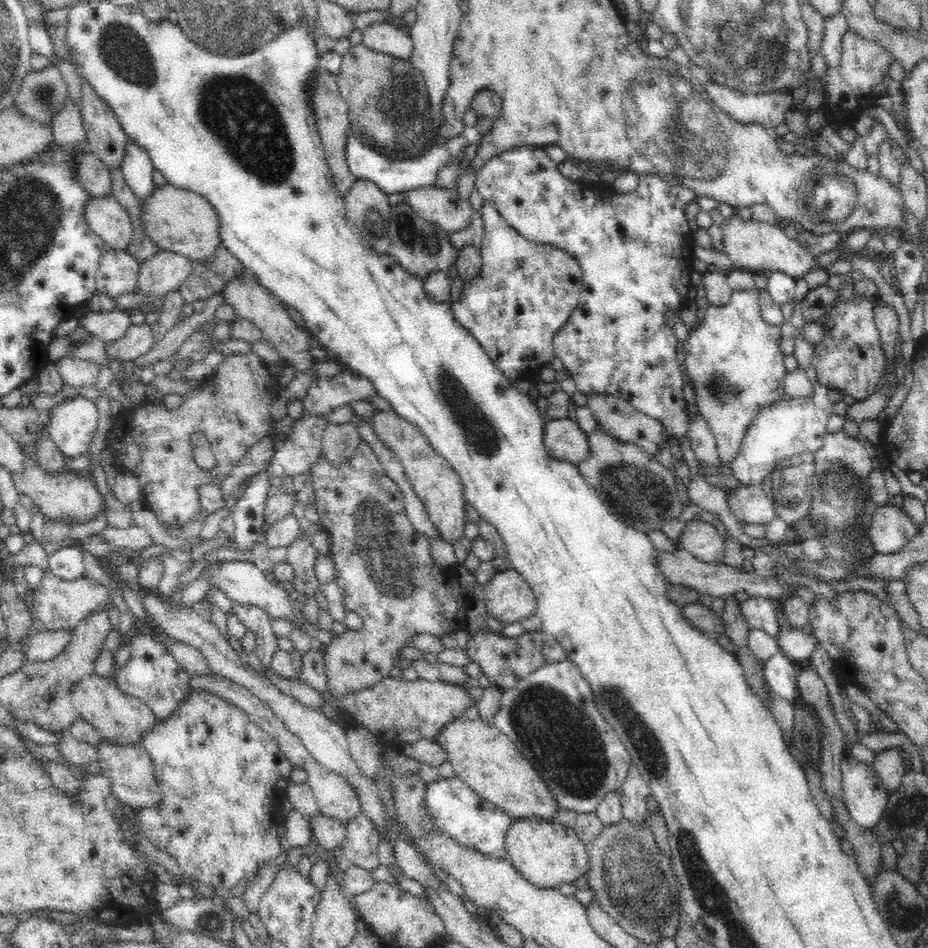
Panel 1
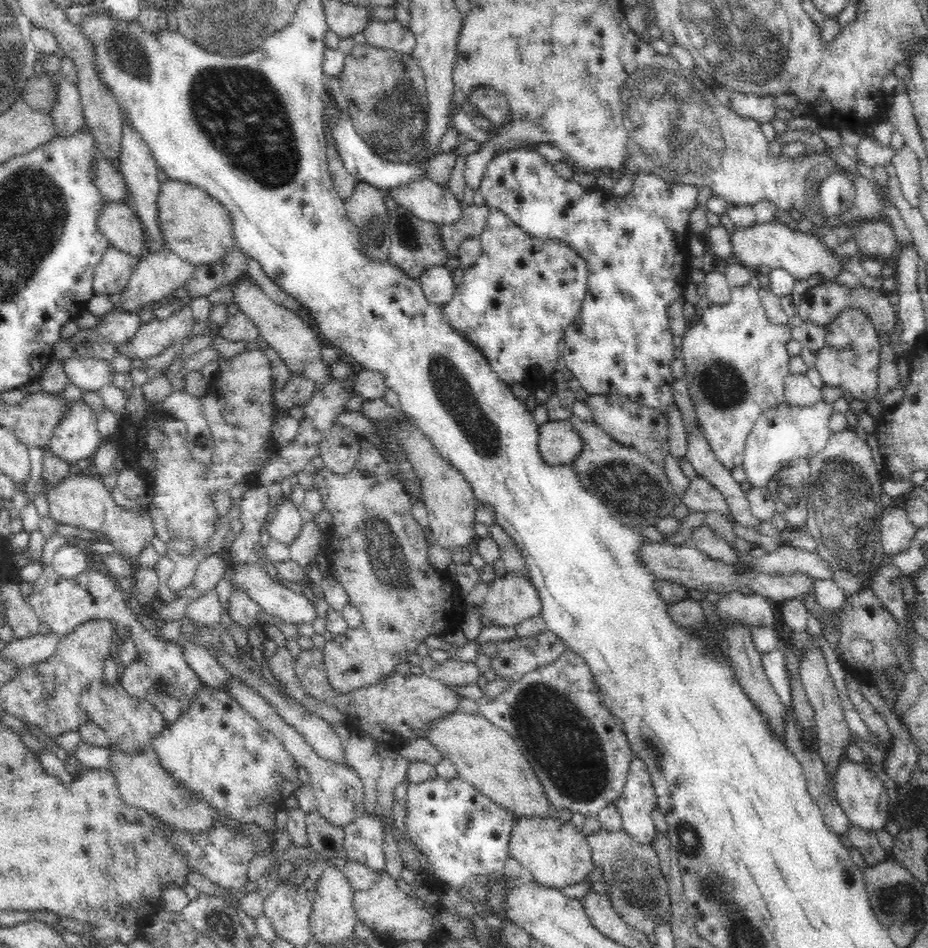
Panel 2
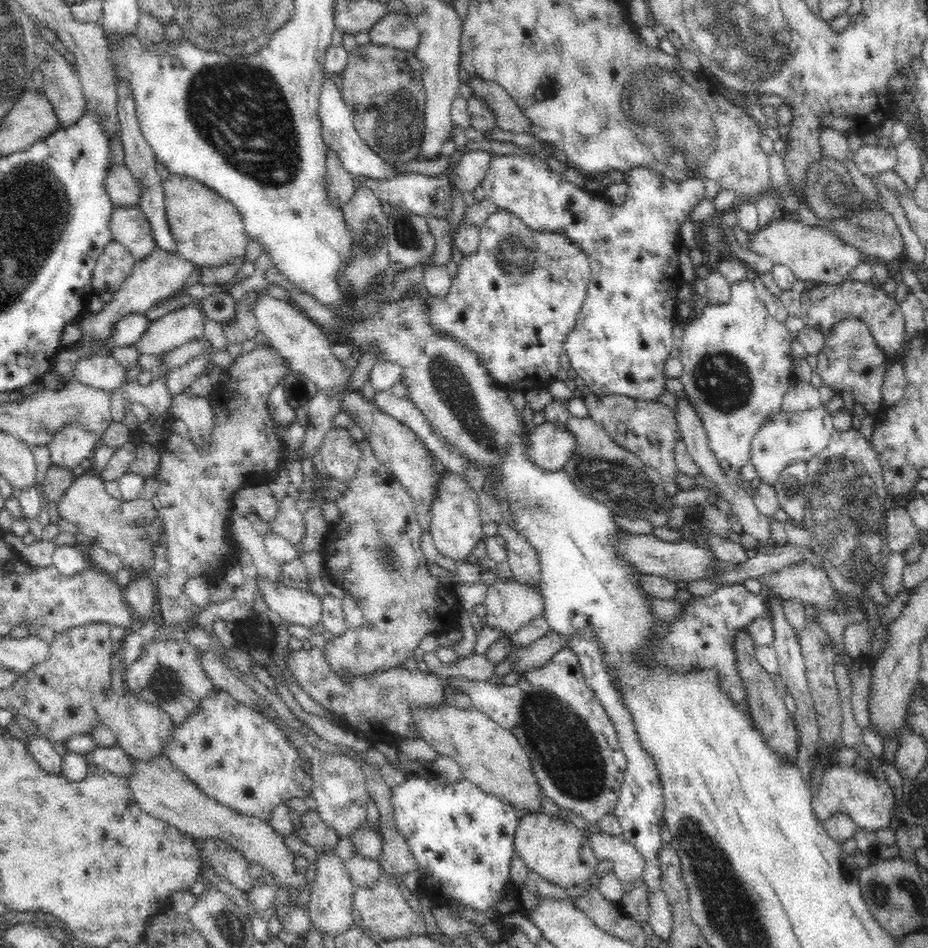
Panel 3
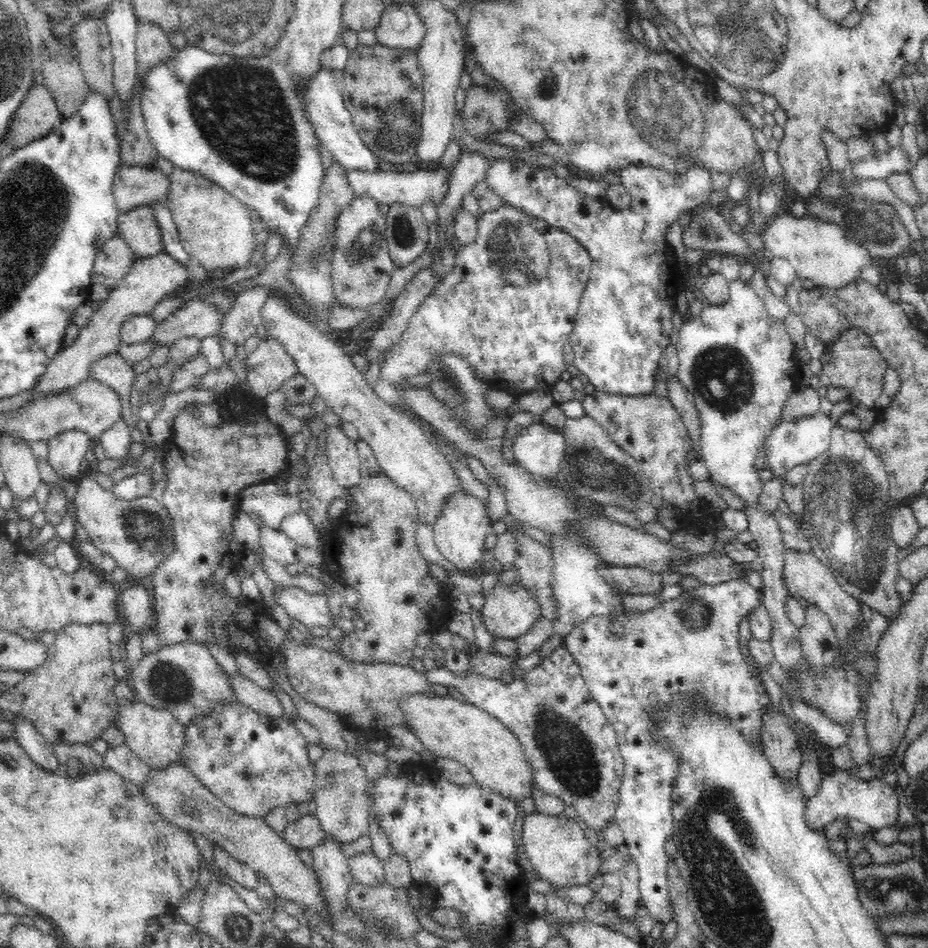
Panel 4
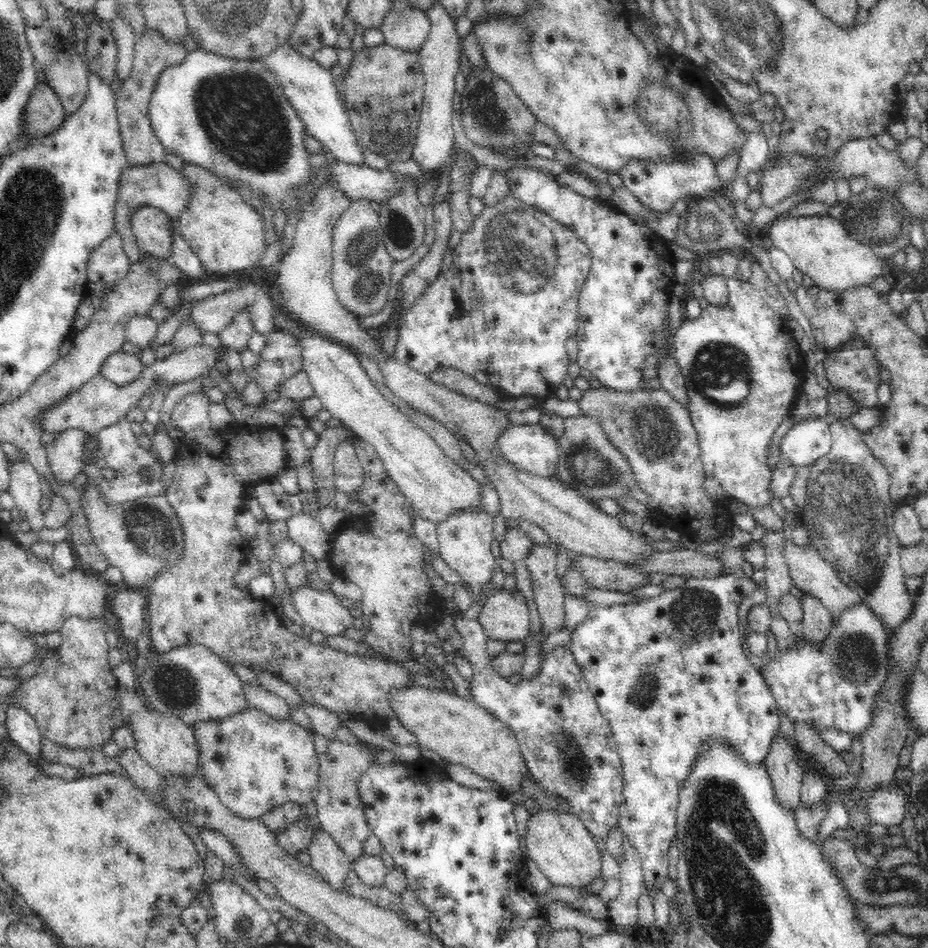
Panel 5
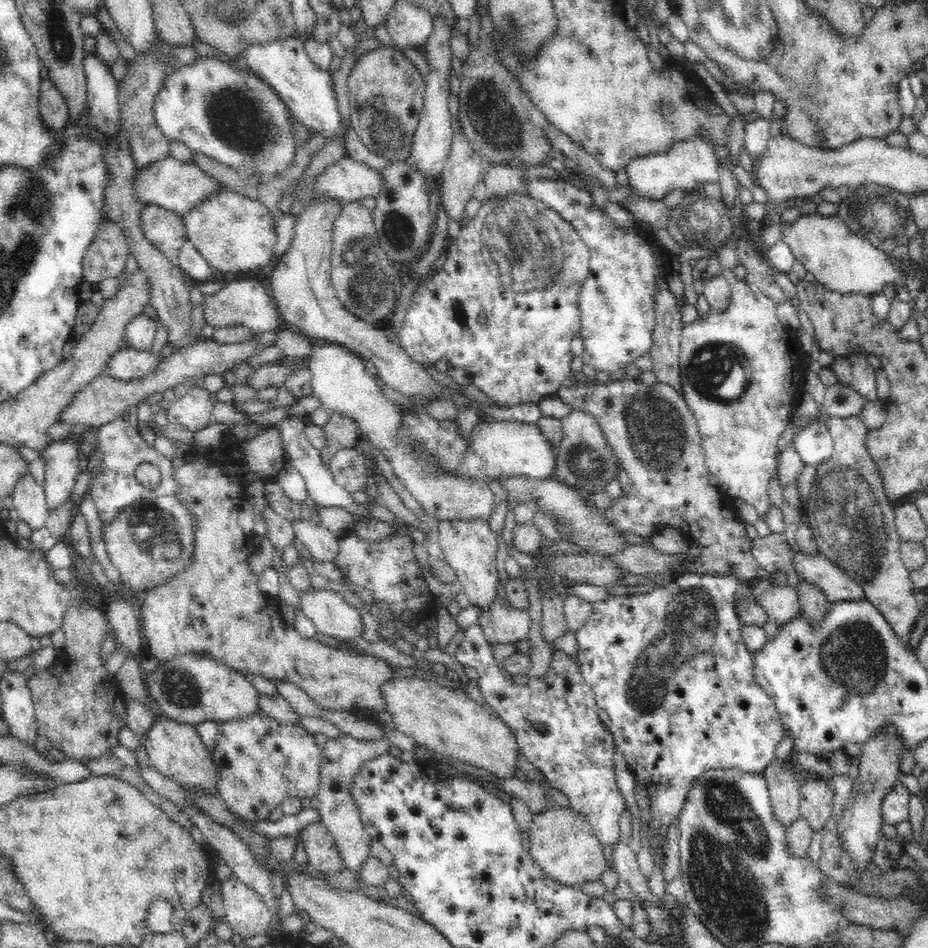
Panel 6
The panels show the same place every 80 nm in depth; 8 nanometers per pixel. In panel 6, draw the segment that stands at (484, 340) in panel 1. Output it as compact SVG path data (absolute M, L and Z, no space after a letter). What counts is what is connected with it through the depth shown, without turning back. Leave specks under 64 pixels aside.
M514 192L508 196L498 196L482 202L478 214L462 227L460 234L452 241L447 250L447 259L442 268L416 287L410 300L408 312L399 332L399 345L410 354L412 360L426 369L435 366L438 360L446 362L448 367L462 368L471 380L471 384L487 394L493 404L500 407L511 407L516 404L537 403L546 395L557 394L562 382L571 375L570 363L574 355L570 341L579 336L581 315L579 306L580 289L589 273L591 253L580 239L572 224L562 218L556 211L546 207L539 199L530 195Z

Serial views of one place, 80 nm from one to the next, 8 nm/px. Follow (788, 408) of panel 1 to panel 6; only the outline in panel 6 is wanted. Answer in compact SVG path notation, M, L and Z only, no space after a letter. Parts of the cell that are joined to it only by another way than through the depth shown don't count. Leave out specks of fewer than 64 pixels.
M822 419L798 430L791 444L804 465L822 465L833 454L833 438Z

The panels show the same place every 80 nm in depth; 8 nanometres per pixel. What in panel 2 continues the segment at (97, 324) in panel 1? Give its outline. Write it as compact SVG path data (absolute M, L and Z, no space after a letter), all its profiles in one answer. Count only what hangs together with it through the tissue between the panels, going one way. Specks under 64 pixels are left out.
M138 312L136 313L108 313L100 328L96 328L98 334L108 342L117 344L130 340L138 327L142 324Z

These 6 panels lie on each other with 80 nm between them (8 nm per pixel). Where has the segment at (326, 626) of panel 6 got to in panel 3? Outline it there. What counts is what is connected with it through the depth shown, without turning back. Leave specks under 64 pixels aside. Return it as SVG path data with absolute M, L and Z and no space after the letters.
M260 574L256 576L256 584L264 602L266 602L272 611L277 612L285 622L301 624L309 629L321 622L323 599L314 595L311 591L274 583L268 579L264 579Z

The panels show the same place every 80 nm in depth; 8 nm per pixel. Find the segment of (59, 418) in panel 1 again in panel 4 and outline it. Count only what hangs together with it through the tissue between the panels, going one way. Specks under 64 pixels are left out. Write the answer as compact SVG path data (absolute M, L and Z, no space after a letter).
M65 430L51 438L47 461L56 474L64 479L77 480L85 471L85 455L96 443L89 434L79 430Z

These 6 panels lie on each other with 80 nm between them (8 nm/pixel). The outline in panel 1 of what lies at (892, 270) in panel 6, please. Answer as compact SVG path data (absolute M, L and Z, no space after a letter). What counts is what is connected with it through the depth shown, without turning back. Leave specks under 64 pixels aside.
M731 217L724 220L721 225L722 228L722 250L721 252L728 255L728 258L732 260L732 264L736 269L747 269L748 271L753 271L755 273L761 273L762 268L765 268L765 273L767 273L767 268L770 268L770 272L778 271L792 278L802 279L804 274L809 270L814 268L816 264L816 258L814 258L815 252L812 252L810 247L804 247L804 244L800 243L799 240L791 240L784 236L785 232L782 232L777 225L770 225L764 222L757 222L756 220L744 220L738 217Z

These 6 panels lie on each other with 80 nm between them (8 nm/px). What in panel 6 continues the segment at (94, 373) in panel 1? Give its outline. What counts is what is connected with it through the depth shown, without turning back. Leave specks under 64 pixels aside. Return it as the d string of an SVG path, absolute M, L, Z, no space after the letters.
M128 346L127 349L121 348L112 354L107 362L105 374L116 380L130 382L151 373L162 358L161 355L152 355L150 351L136 350Z

